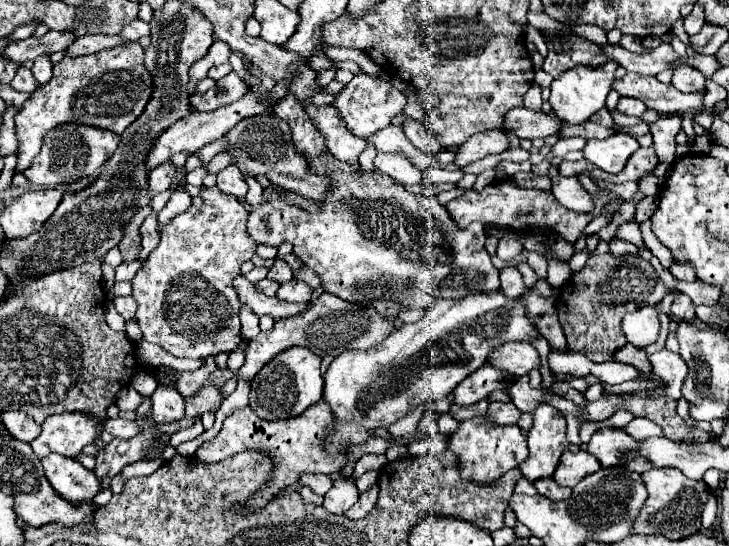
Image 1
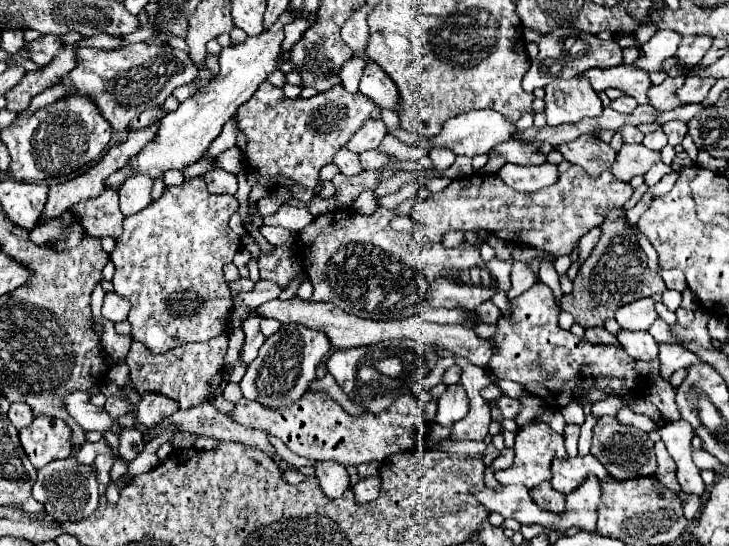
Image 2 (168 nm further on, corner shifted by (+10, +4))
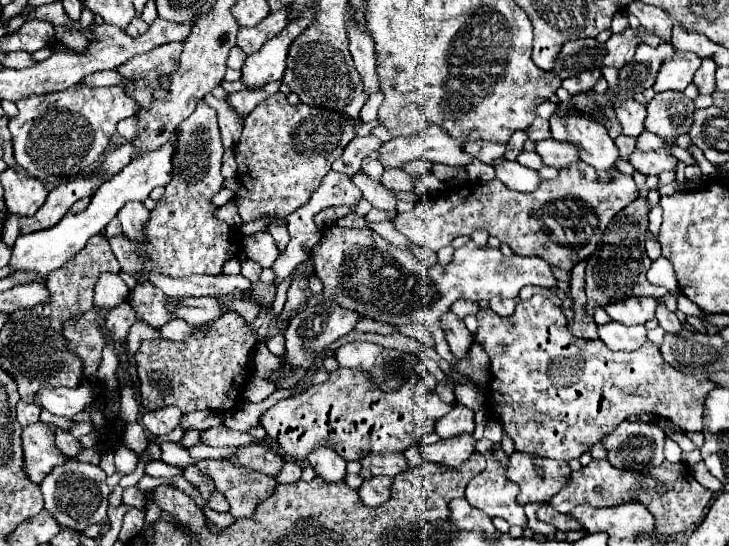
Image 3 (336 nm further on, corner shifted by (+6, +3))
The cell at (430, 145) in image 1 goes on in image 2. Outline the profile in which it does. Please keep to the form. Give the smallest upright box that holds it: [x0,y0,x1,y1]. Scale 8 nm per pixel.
[359,62,401,112]

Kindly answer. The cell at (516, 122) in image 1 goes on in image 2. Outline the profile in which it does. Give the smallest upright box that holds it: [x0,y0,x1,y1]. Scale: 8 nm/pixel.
[431,108,517,156]

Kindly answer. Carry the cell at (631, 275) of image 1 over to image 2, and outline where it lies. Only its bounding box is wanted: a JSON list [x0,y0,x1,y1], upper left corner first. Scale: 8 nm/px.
[561,218,665,330]

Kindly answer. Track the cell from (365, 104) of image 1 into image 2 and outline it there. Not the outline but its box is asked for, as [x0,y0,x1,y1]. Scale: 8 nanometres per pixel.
[237,82,375,202]

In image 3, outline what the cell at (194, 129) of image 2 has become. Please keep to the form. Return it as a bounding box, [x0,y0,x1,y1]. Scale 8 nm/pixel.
[9,137,173,275]

